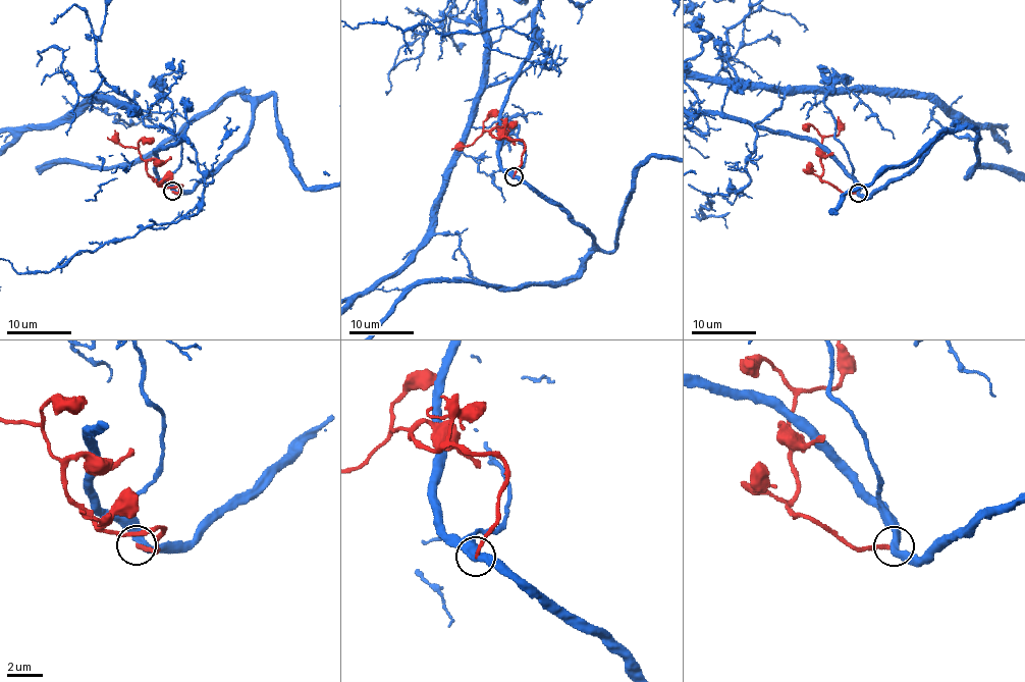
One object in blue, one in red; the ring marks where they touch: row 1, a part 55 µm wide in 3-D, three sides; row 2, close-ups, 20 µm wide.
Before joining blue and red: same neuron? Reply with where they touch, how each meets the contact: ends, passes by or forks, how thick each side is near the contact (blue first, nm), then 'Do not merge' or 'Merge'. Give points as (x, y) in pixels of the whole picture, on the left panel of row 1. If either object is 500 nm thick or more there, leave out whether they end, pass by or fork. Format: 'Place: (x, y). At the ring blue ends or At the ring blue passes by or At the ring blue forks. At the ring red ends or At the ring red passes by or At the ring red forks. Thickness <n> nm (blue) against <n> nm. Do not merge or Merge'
Place: (172, 191). At the ring blue passes by. At the ring red ends. Thickness 440 nm (blue) against 200 nm. Do not merge

